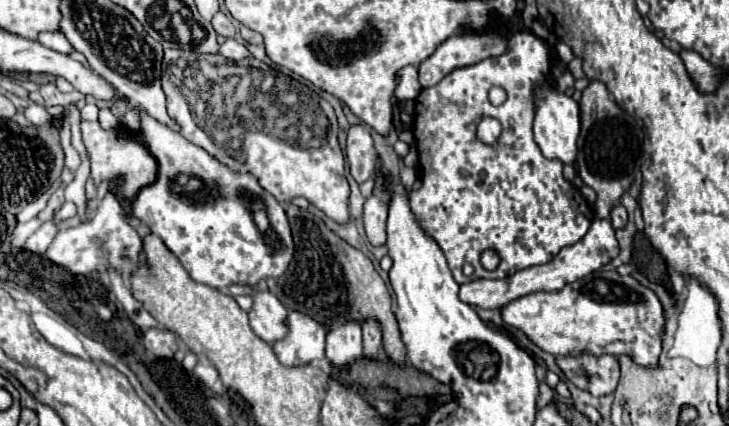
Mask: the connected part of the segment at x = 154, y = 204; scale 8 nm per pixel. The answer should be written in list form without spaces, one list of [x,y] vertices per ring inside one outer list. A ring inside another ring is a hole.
[[[138,108],[138,116],[144,144],[158,162],[158,176],[152,184],[140,188],[132,200],[134,216],[164,240],[168,250],[176,254],[196,282],[226,290],[230,284],[256,286],[260,280],[282,276],[292,260],[292,234],[280,202],[270,192],[264,192],[252,174],[242,176],[220,164],[212,154],[186,140],[180,132],[152,120],[144,108]],[[178,172],[200,176],[204,184],[212,188],[216,198],[212,202],[192,202],[184,196],[172,194],[170,182],[174,182]],[[244,194],[258,196],[264,202],[270,220],[268,232],[260,232],[252,220],[252,210],[248,202],[244,202]]]

